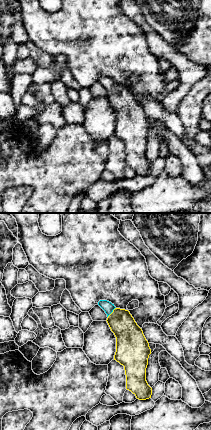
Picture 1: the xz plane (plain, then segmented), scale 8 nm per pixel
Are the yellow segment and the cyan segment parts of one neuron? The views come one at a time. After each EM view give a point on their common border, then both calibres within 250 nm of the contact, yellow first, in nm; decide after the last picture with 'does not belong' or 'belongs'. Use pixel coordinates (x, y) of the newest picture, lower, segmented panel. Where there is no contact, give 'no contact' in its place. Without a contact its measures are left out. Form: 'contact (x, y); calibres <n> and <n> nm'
contact (112, 312); calibres 220 and 90 nm

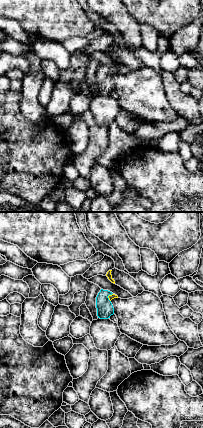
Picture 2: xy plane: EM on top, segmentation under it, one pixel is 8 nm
contact (108, 297); calibres 40 and 130 nm

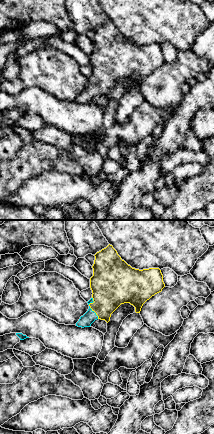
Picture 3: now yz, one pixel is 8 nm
contact (90, 307); calibres 340 and 100 nm

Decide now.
belongs

